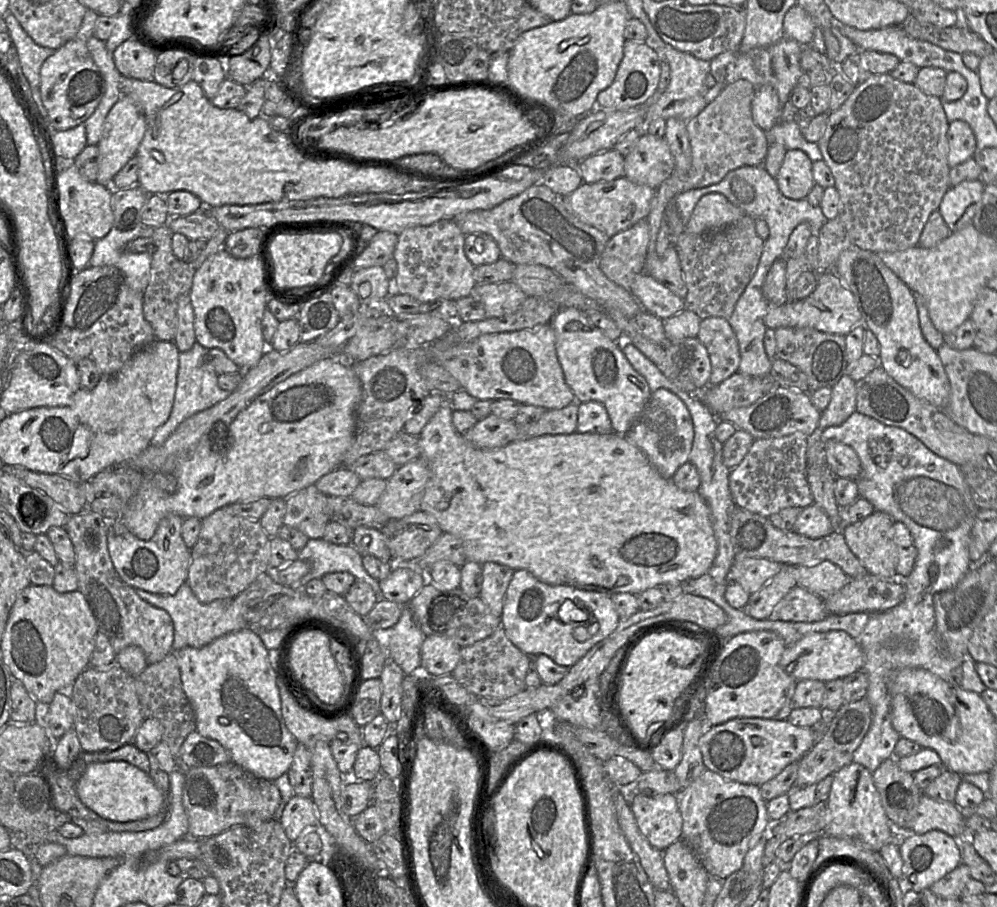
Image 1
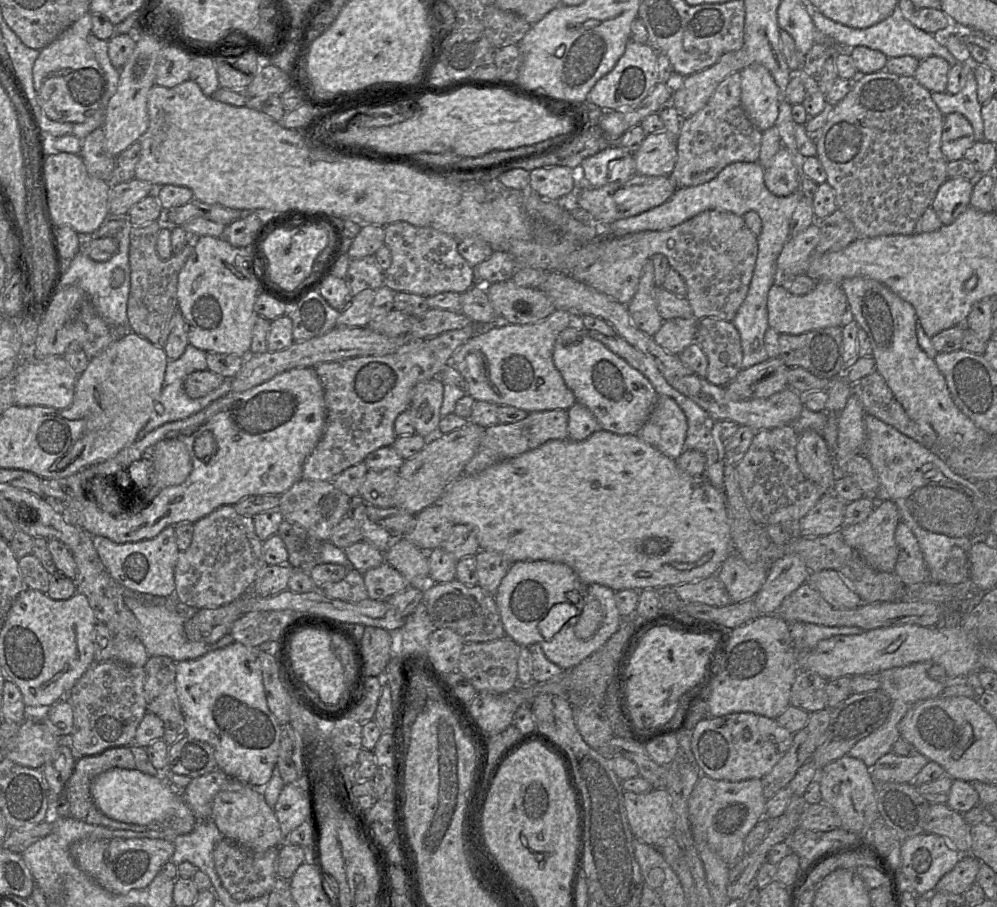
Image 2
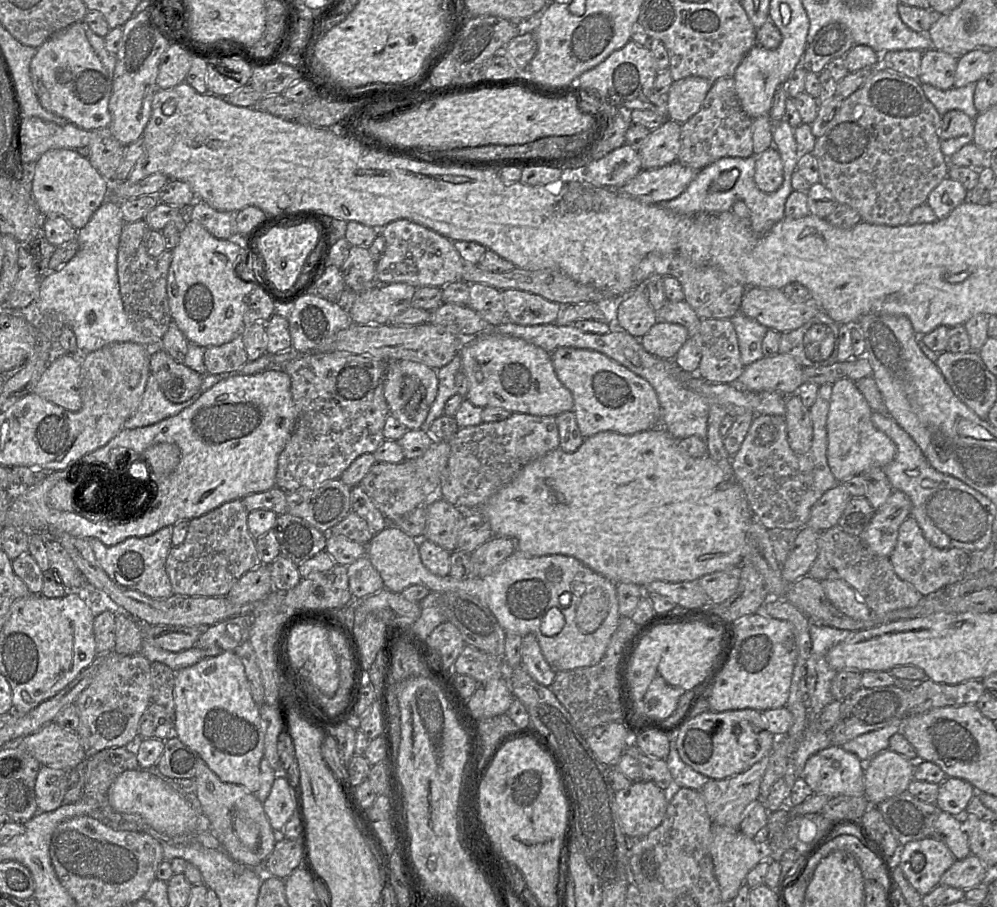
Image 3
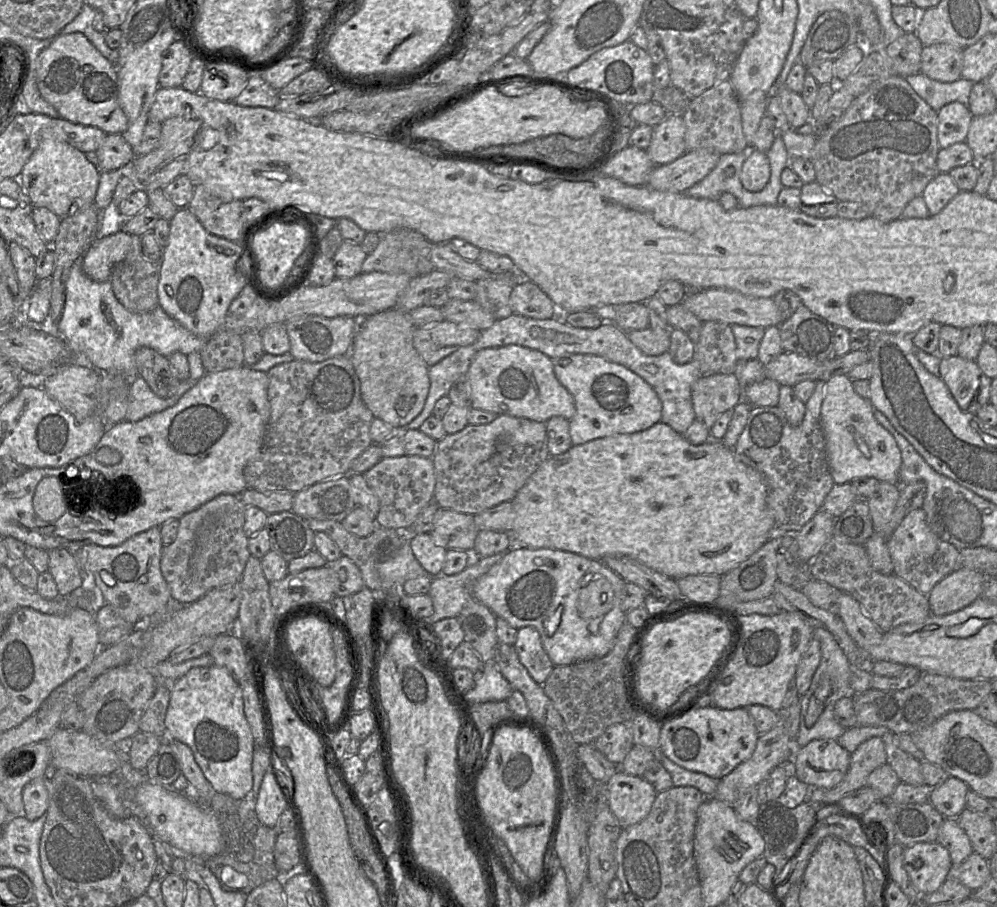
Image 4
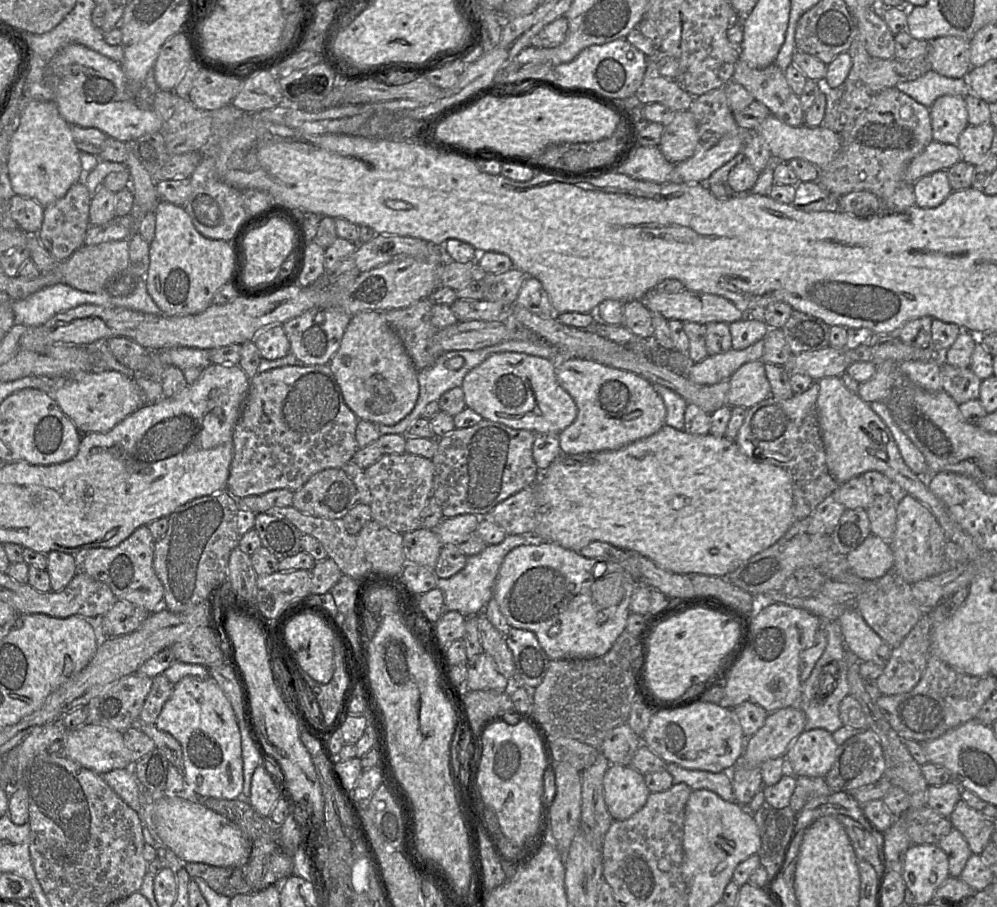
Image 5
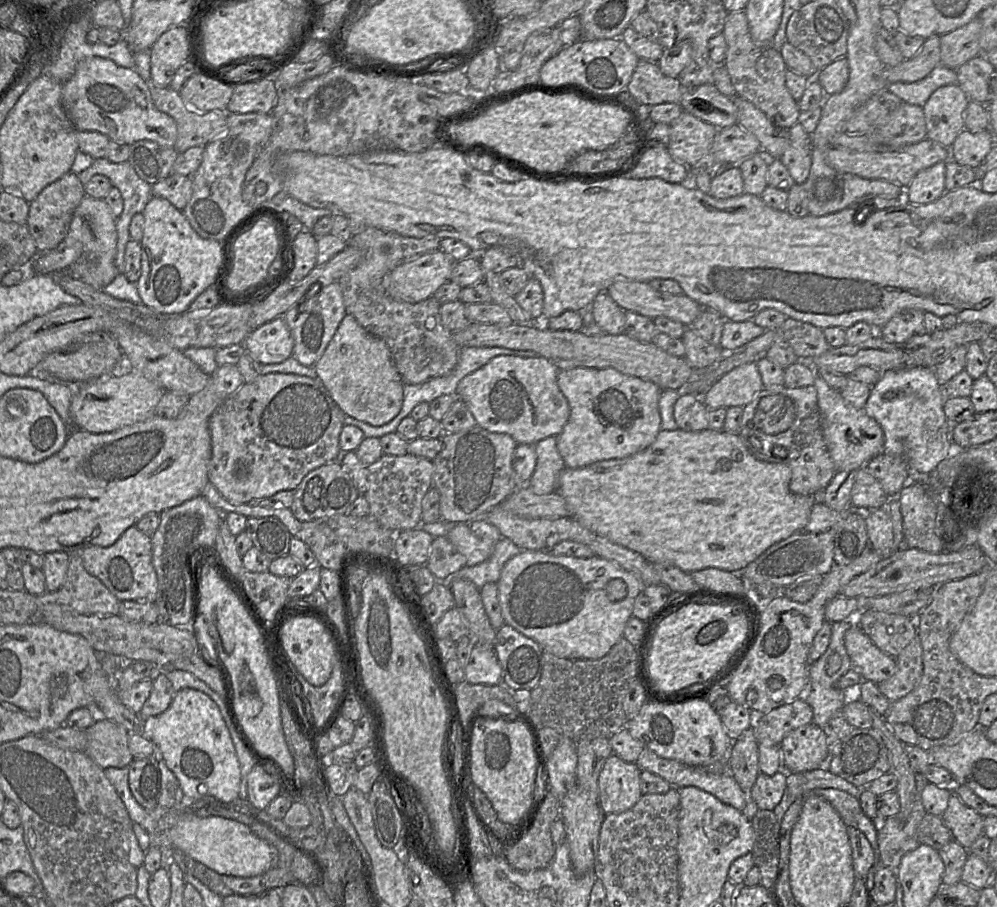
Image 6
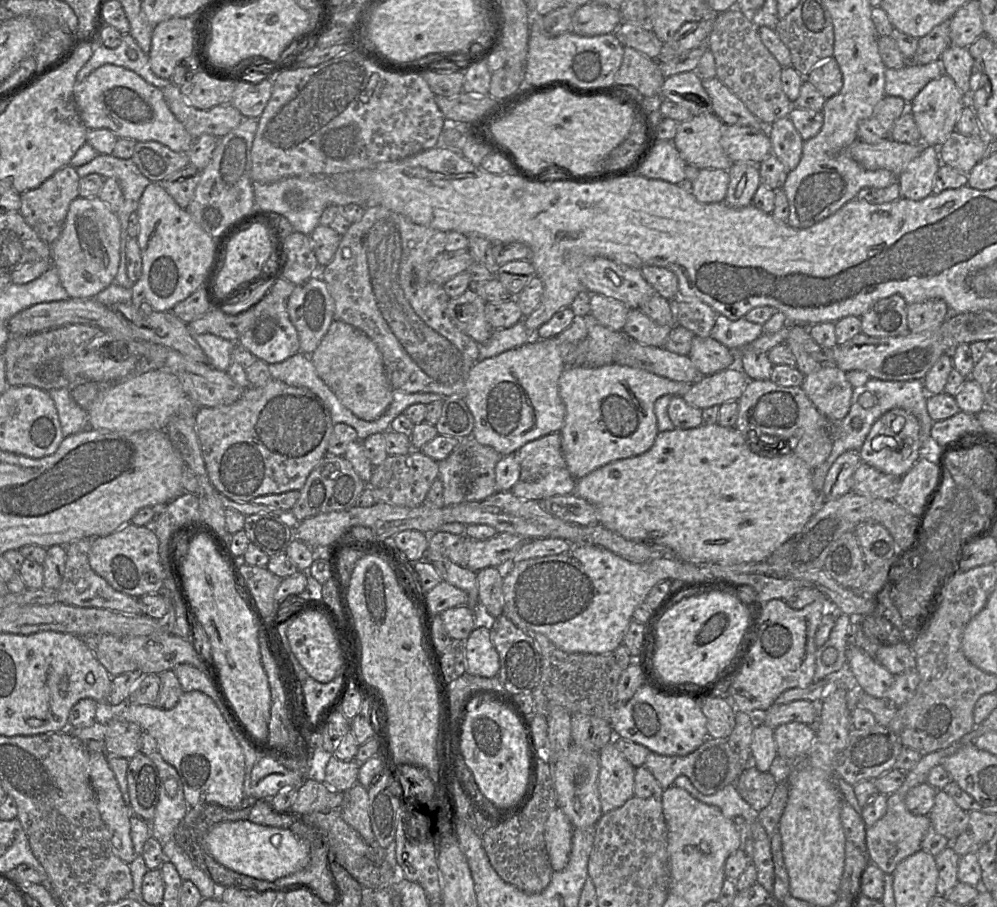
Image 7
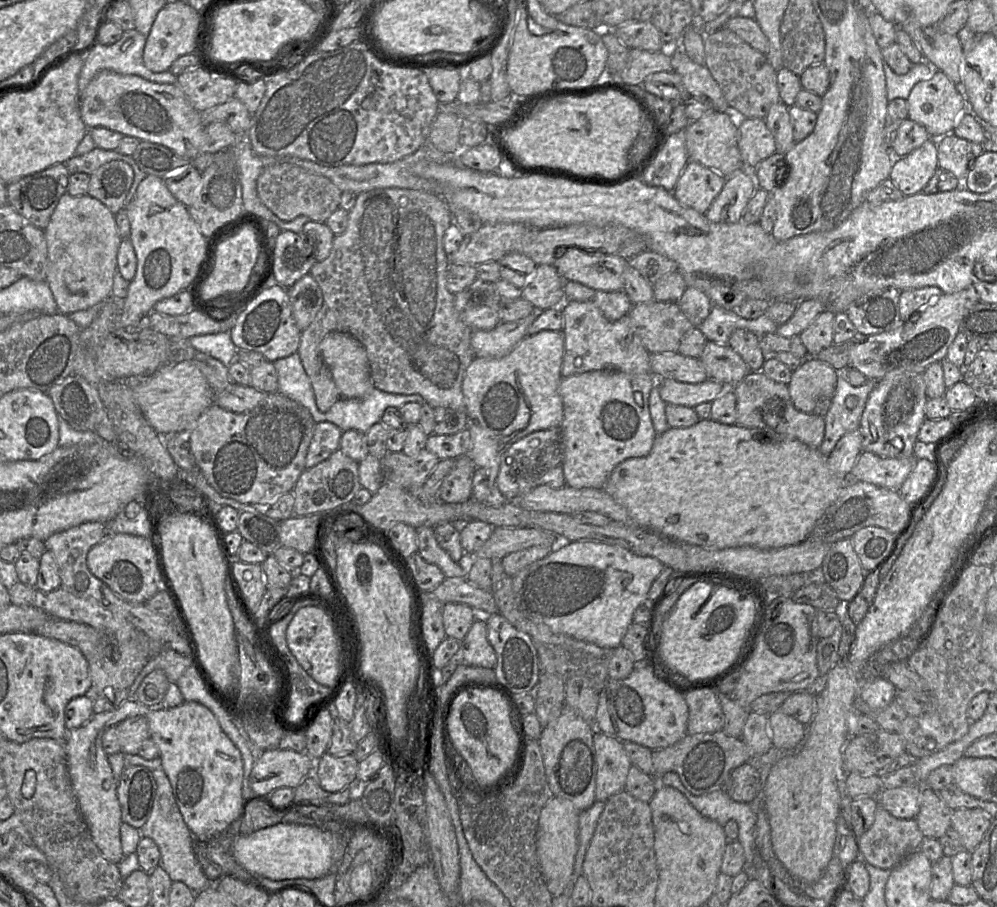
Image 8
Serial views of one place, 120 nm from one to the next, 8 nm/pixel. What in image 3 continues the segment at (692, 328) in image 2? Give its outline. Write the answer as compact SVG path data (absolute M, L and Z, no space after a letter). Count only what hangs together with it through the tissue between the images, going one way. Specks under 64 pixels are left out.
M658 320L640 339L644 350L666 360L673 360L691 333L680 324Z

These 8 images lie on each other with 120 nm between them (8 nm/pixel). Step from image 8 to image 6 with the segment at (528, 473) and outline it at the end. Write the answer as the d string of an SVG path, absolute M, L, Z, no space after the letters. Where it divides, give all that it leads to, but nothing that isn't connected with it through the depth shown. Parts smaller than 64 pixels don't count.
M547 437L533 446L536 466L525 486L537 495L553 493L558 490L560 474L566 467L557 449L557 437Z

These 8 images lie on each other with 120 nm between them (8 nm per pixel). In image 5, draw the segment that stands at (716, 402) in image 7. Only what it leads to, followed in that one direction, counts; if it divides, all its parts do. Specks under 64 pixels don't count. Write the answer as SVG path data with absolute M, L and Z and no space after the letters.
M762 360L748 362L732 374L728 379L727 406L749 409L771 396L764 364Z

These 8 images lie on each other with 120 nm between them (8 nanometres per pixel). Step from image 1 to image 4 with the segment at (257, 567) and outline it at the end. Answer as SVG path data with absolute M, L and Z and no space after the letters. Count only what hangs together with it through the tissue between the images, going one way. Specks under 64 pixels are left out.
M219 495L179 519L176 539L164 546L160 569L173 600L192 604L208 592L237 584L251 556L243 526L246 506L237 495Z

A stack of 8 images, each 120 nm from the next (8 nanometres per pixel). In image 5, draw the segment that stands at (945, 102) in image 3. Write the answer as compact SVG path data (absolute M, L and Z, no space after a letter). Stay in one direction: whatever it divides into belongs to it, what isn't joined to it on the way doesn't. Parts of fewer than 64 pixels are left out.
M931 69L918 79L898 83L895 87L928 108L940 96L965 96L968 93L966 77L948 78Z

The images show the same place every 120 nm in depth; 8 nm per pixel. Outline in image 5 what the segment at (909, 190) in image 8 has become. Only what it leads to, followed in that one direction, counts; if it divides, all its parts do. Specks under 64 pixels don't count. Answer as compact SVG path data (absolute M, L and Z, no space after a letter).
M939 170L926 175L913 184L915 205L920 208L939 206L953 191L947 171Z

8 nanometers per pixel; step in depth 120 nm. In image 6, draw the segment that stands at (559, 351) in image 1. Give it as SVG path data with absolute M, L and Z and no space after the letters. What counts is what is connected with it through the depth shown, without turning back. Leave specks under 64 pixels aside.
M578 367L560 370L557 384L570 408L569 419L557 436L557 449L567 468L577 469L602 460L624 459L650 446L661 430L658 402L662 389L651 381L625 375L613 368Z

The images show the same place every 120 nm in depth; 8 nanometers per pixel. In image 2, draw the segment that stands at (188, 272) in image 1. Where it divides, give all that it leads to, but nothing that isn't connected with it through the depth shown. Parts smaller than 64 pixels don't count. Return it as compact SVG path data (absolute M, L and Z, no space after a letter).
M163 219L144 225L133 225L129 233L130 292L127 302L129 330L146 338L151 343L164 348L171 329L171 320L178 309L178 275L193 251L191 237L184 249L169 259L161 259L156 251L159 231Z

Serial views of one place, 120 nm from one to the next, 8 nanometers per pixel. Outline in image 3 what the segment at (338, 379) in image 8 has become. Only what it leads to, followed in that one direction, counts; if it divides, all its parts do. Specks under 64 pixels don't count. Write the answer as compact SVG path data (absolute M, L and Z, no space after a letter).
M410 360L386 361L383 386L390 415L408 430L420 429L437 395L437 371L425 364Z

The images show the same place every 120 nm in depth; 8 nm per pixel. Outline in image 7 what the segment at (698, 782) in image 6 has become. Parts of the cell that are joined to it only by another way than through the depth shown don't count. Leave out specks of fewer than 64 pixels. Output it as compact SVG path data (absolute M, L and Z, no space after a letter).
M685 775L678 776L674 785L685 789L695 799L705 804L717 806L723 815L729 819L742 816L750 825L757 820L758 812L742 798L734 783L725 786L712 795L704 795L699 792Z

